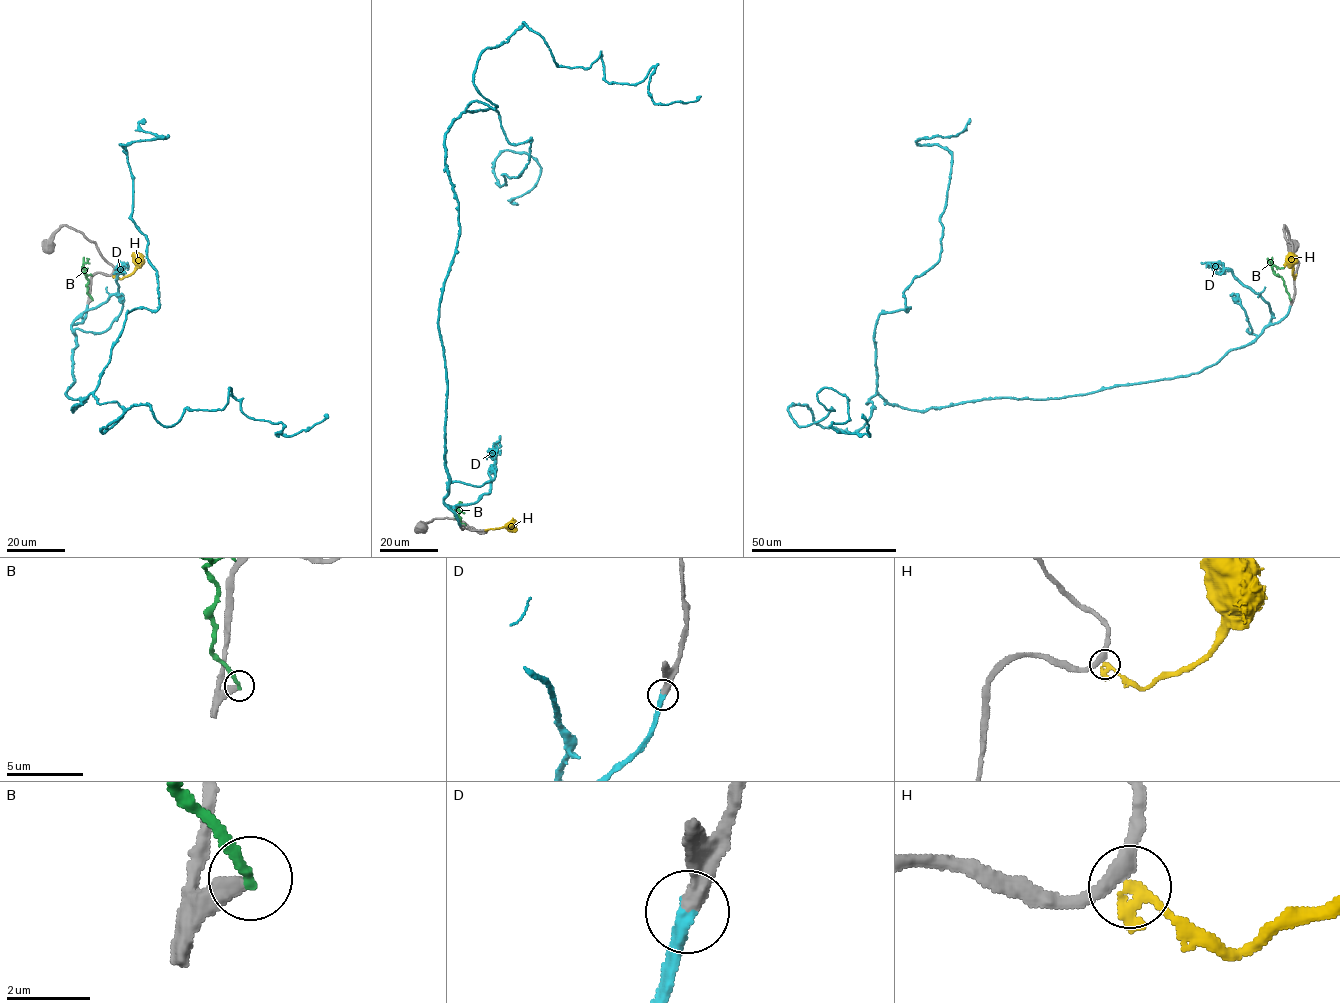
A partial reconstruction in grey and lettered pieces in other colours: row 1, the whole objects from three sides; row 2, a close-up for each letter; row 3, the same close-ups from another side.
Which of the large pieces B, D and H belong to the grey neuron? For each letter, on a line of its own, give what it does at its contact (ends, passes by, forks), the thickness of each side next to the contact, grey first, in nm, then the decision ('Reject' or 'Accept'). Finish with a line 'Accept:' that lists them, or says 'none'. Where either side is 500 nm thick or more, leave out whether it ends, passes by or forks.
B: It ends there. Thickness 440 nm (grey) against 240 nm. Reject
D: It ends there. Thickness 400 nm (grey) against 360 nm. Accept
H: It ends there. Thickness 280 nm (grey) against 280 nm. Reject
Accept: D

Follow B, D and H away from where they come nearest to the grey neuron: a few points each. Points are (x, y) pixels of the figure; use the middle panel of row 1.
B: (465, 525), (459, 521), (456, 507), (456, 518)
D: (459, 525), (438, 309), (477, 58), (524, 22), (558, 66), (700, 97)
H: (486, 530), (508, 527), (506, 523)

